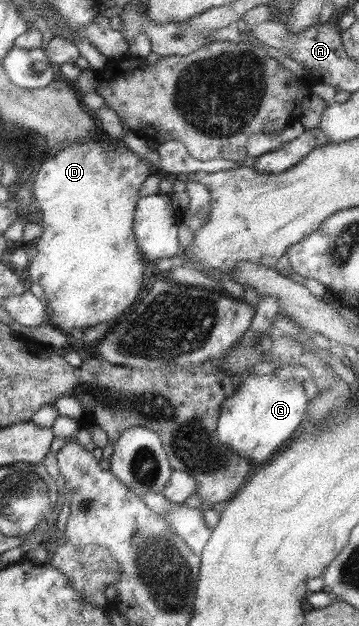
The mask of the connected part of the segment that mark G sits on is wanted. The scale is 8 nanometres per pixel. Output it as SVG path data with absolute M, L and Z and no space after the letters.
M247 374L235 387L233 395L220 404L219 417L216 423L216 439L229 450L248 460L250 464L263 464L285 444L285 440L293 434L293 430L303 424L308 398L305 396L301 380L288 379L282 381L276 374L255 376Z

